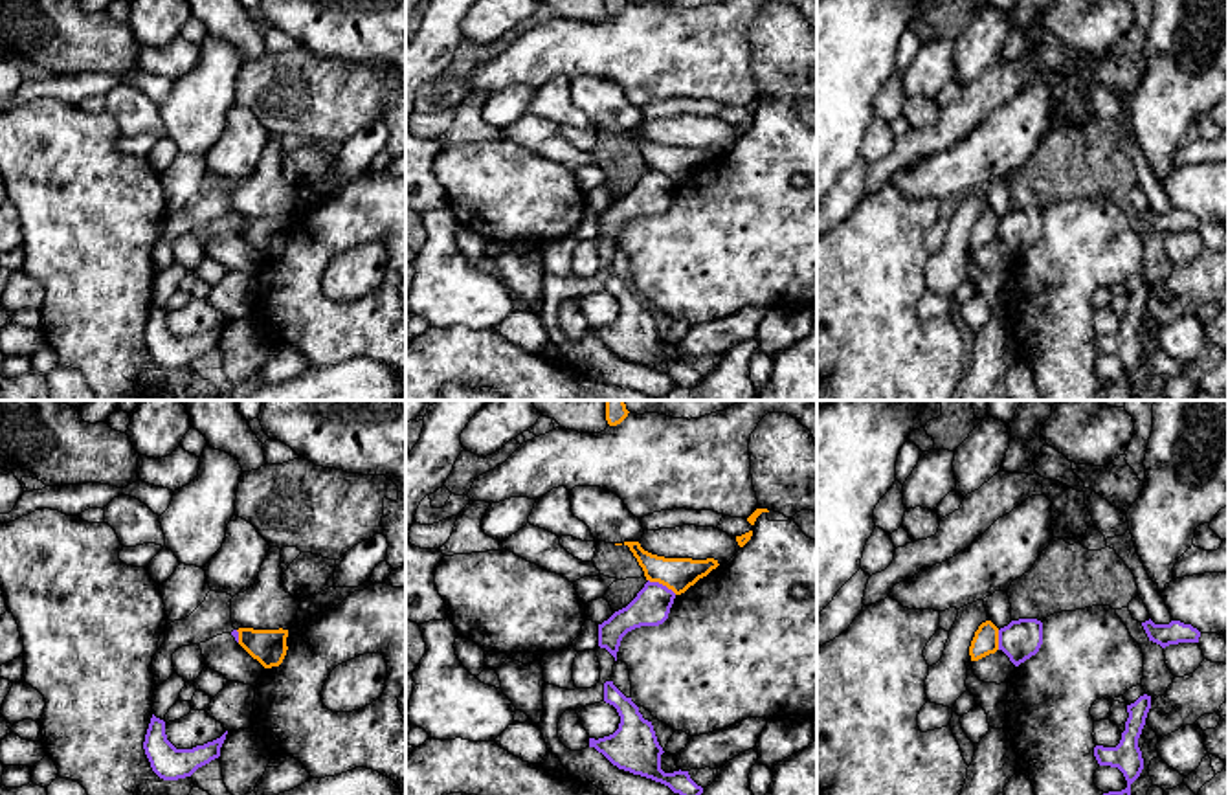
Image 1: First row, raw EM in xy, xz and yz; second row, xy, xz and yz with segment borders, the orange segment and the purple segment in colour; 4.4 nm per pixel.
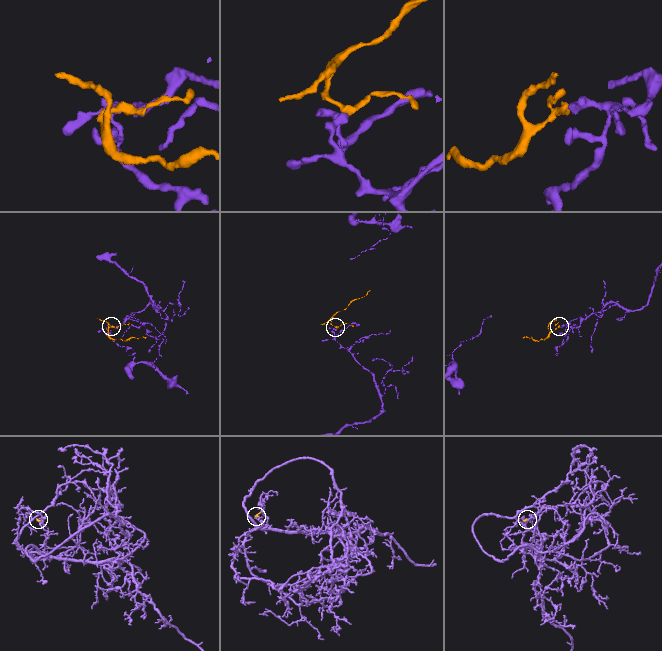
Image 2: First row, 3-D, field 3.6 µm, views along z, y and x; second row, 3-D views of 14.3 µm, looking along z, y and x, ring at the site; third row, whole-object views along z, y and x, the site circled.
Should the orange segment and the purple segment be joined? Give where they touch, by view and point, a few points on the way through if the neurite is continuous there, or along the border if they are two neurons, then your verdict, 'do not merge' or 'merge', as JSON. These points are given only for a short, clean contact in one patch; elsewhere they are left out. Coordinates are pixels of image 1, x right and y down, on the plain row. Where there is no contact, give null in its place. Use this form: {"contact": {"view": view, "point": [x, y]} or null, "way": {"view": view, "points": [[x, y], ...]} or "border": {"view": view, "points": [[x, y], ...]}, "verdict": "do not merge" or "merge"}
{"contact": {"view": "xz", "point": [663, 173]}, "border": {"view": "xz", "points": [[648, 167], [665, 173], [676, 182]]}, "verdict": "do not merge"}

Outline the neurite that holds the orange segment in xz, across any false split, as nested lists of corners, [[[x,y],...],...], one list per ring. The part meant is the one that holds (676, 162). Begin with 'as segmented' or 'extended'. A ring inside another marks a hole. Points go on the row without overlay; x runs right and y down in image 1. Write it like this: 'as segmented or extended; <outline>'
as segmented; [[[624,130],[624,134],[628,134],[637,147],[646,169],[659,171],[672,178],[675,184],[685,182],[699,167],[707,165],[720,154],[714,147],[692,149],[657,145],[644,140],[639,130]]]

